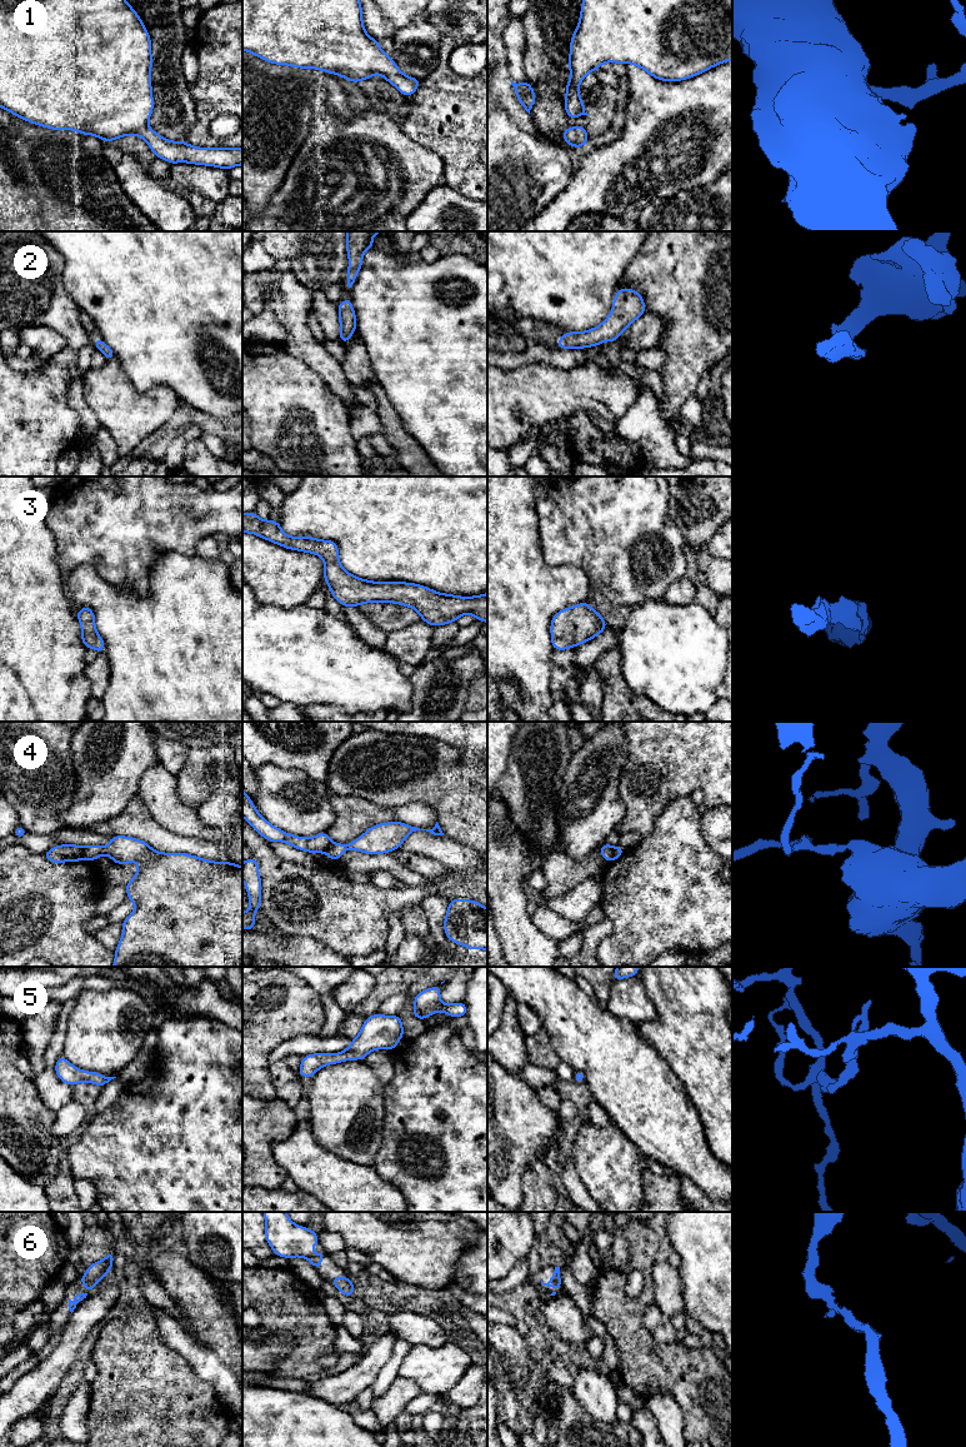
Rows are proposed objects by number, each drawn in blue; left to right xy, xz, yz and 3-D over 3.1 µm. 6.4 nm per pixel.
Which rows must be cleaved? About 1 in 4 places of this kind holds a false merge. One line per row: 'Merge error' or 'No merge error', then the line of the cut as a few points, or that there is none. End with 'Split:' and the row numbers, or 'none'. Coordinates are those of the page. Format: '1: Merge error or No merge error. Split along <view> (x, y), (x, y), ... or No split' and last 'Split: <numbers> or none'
1: No merge error. No split
2: No merge error. No split
3: No merge error. No split
4: Merge error. Split along xy (81, 847), (83, 858)
5: No merge error. No split
6: No merge error. No split
Split: 4

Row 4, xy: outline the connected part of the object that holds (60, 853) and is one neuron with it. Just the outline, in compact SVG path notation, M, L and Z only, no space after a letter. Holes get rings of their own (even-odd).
M60 844L44 853L42 857L52 863L82 860L82 847L76 844Z

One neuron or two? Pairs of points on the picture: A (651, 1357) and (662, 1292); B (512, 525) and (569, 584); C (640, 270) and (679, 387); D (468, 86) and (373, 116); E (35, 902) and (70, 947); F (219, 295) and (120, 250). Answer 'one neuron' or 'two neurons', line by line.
A: two neurons
B: one neuron
C: one neuron
D: two neurons
E: one neuron
F: one neuron

